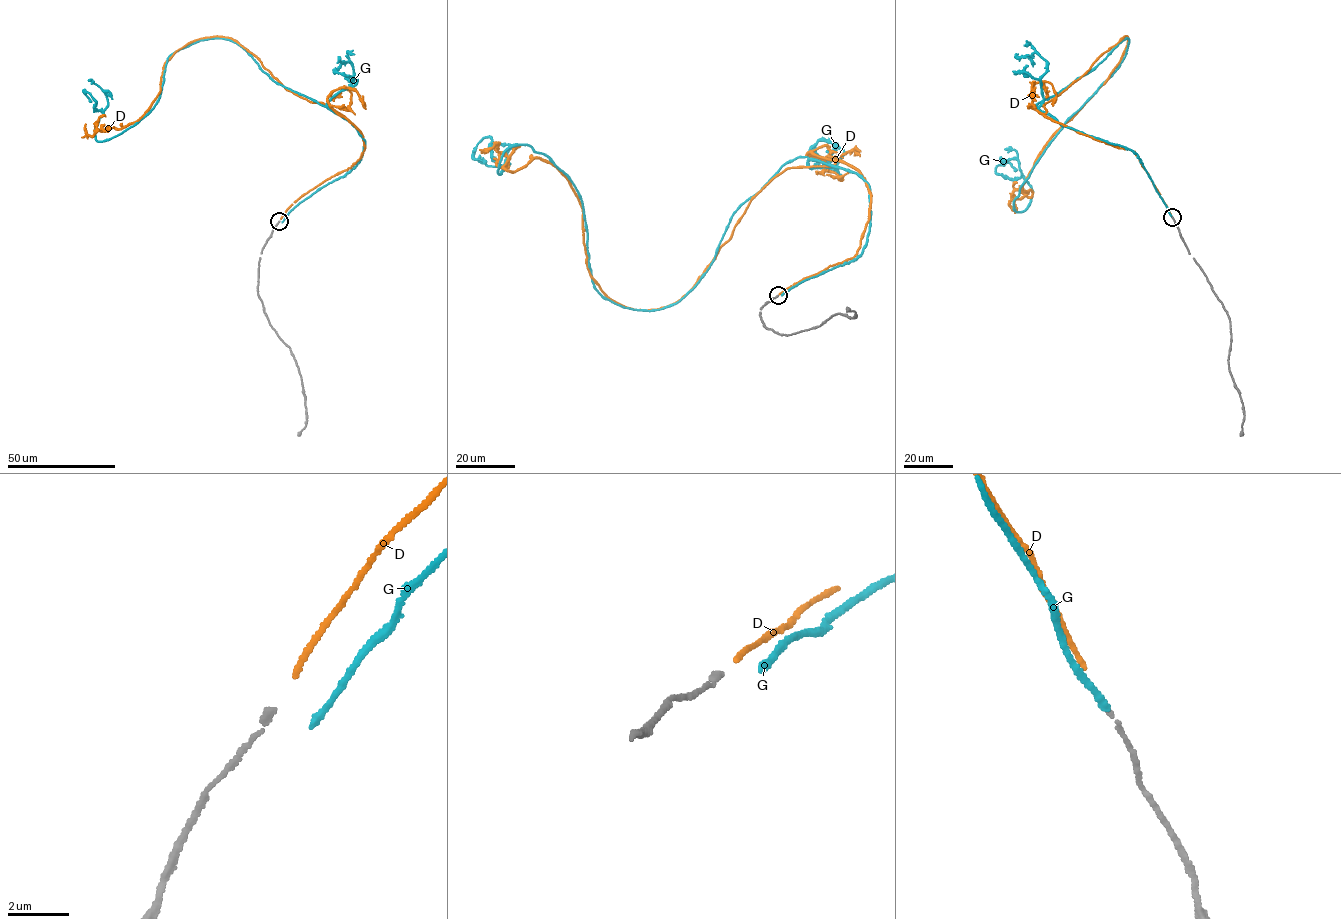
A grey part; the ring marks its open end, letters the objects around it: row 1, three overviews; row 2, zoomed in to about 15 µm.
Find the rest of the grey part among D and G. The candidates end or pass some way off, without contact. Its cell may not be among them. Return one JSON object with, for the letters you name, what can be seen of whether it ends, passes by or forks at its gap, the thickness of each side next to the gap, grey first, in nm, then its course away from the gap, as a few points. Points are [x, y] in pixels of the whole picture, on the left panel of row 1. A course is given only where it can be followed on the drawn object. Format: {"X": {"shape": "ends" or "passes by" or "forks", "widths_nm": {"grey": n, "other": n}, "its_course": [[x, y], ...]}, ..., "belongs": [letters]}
{"D": {"shape": "ends", "widths_nm": {"grey": 190, "other": 160}, "its_course": [[281, 219], [364, 140], [233, 39], [174, 53], [135, 121], [98, 120], [89, 136], [85, 123]]}, "belongs": ["D"]}

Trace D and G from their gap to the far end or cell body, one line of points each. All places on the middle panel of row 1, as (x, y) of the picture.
D: (779, 294), (857, 253), (860, 172), (786, 168), (696, 283), (641, 310), (587, 268), (565, 176), (482, 152)
G: (781, 295), (861, 253), (856, 173), (787, 161), (635, 309), (547, 155), (486, 161)

